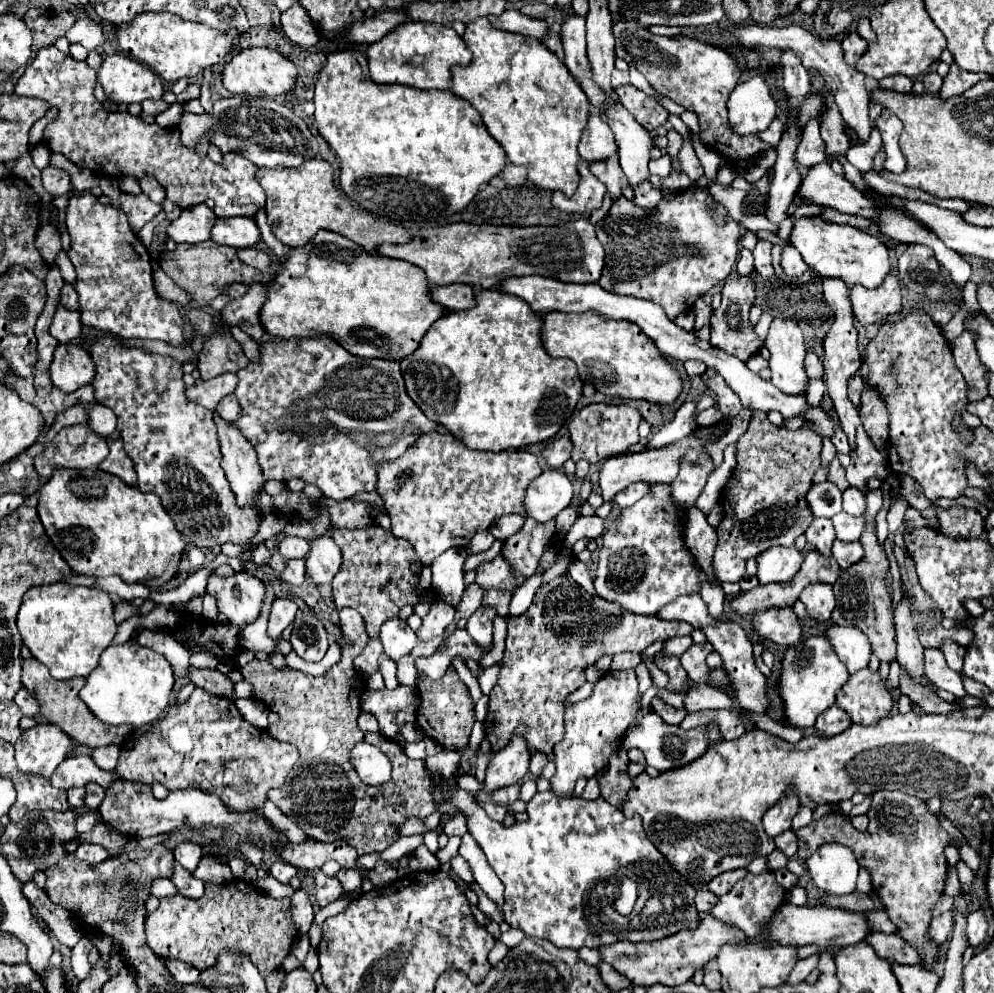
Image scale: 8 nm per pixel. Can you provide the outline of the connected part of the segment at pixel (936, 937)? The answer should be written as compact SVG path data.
M952 910L945 911L943 915L939 915L939 917L935 917L935 921L931 923L931 939L933 941L937 941L939 945L943 945L947 939L949 939L949 933L951 933L951 929L949 929L949 923L953 923L951 919L953 919L954 912Z

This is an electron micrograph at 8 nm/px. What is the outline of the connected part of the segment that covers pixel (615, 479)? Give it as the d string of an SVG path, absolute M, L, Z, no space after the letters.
M721 417L713 427L711 433L707 437L697 437L695 433L669 443L665 447L645 447L639 453L623 453L623 455L613 455L609 461L605 461L605 465L601 467L601 495L605 501L611 501L615 497L615 493L623 491L627 485L635 483L635 481L645 481L645 483L671 483L677 473L679 473L679 463L683 459L683 455L689 449L697 449L697 451L705 451L707 443L715 443L721 437L727 435L727 431L731 429L731 419Z

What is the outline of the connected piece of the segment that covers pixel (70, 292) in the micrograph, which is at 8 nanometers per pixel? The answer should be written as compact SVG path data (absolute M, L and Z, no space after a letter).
M65 283L65 287L61 289L61 305L71 309L71 311L79 311L79 301L77 301L77 291L73 285Z

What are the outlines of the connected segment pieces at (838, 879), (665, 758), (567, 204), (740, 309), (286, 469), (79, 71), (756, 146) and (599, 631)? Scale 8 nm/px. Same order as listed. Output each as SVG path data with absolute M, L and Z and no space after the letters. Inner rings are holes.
M829 843L819 847L811 857L805 859L805 867L811 875L811 881L825 893L847 895L855 891L859 865L851 849Z
M651 711L651 713L647 713L643 717L643 721L637 727L627 731L623 745L625 747L639 747L645 753L647 765L651 765L651 767L655 767L655 769L659 769L663 773L663 771L677 769L677 767L683 767L683 765L699 759L711 747L711 739L707 735L705 725L683 731L679 725L667 725L663 719L659 719L657 713Z
M585 159L577 163L577 171L581 177L577 191L571 197L565 197L561 191L553 191L553 205L569 213L591 213L601 207L607 189L599 179L595 179L595 175L591 175L589 163Z
M751 277L731 279L729 283L725 283L721 295L723 295L721 307L715 309L711 315L711 339L709 341L715 347L739 357L741 361L747 361L749 357L757 355L761 349L761 339L755 335L753 325L749 323L749 309L751 309L753 299L755 299L755 289L751 283Z
M327 335L267 341L259 345L259 353L259 363L251 361L245 369L237 371L239 385L235 397L239 399L243 413L235 421L235 427L255 447L267 481L289 481L291 477L299 477L305 483L317 485L325 497L343 501L375 489L375 463L403 455L421 435L439 429L439 423L429 421L407 395L401 367L395 361L359 359ZM349 433L359 437L365 435L365 439L349 439Z
M51 45L35 55L15 85L17 95L43 99L51 107L59 107L59 119L49 123L43 135L51 151L63 153L75 165L107 177L141 179L151 175L165 189L165 199L181 209L191 209L209 197L217 203L219 217L253 217L265 207L265 193L255 177L257 165L235 151L225 153L221 163L213 163L197 149L185 147L177 127L161 129L157 123L145 123L127 111L107 111L93 95L95 75L85 61L75 61Z
M619 21L613 25L613 35L615 35L615 53L617 57L621 57L623 61L627 61L629 65L633 65L639 73L643 73L643 77L651 83L651 87L655 91L659 91L661 95L669 97L671 101L675 101L677 105L681 105L685 111L693 111L699 117L699 139L711 147L713 151L717 151L719 155L723 155L725 159L729 159L731 163L747 163L759 155L763 155L763 151L771 149L771 145L767 145L765 141L759 139L759 135L737 135L731 131L727 117L727 99L731 95L731 91L735 89L743 67L737 65L735 57L731 53L727 53L725 49L717 47L717 45L709 45L691 37L661 37L661 35L653 35L647 33L639 23L633 21Z
M557 579L551 585L541 587L535 593L533 605L519 617L507 619L507 639L505 639L505 653L501 659L499 683L489 695L489 715L485 719L487 739L495 751L503 749L511 735L521 735L527 741L529 753L545 753L553 751L553 745L559 743L565 735L563 727L563 713L565 713L565 699L569 693L579 689L585 683L585 669L593 665L603 655L613 655L621 651L637 651L643 653L653 641L657 639L671 639L675 635L691 635L694 630L687 623L675 621L661 621L655 615L631 615L631 611L623 611L623 607L605 601L601 597L591 597L585 589L575 587L569 589L565 579Z

